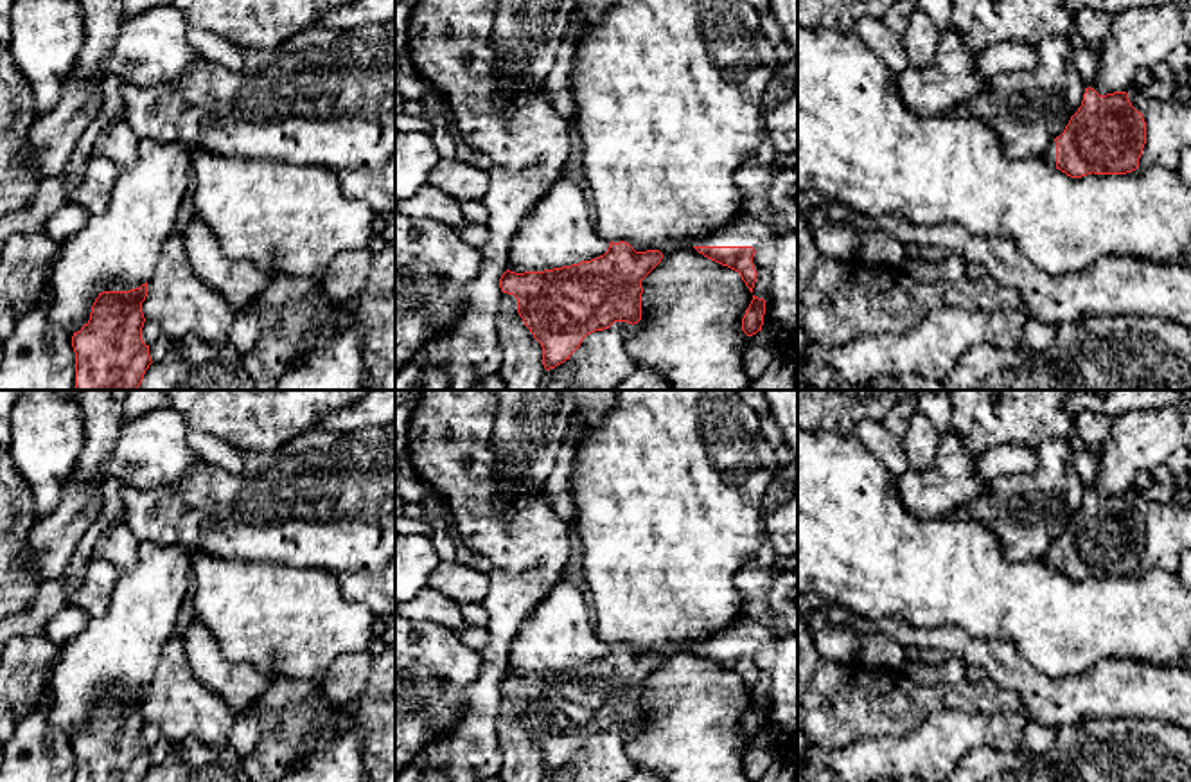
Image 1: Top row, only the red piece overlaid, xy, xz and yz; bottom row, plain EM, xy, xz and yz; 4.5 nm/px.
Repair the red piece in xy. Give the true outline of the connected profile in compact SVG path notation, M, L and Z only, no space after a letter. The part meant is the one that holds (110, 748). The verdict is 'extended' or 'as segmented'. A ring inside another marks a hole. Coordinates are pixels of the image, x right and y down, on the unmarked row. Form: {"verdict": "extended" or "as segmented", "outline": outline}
{"verdict": "as segmented", "outline": "M147 685L129 694L102 694L90 723L72 739L75 782L144 782L149 748L142 742Z"}

